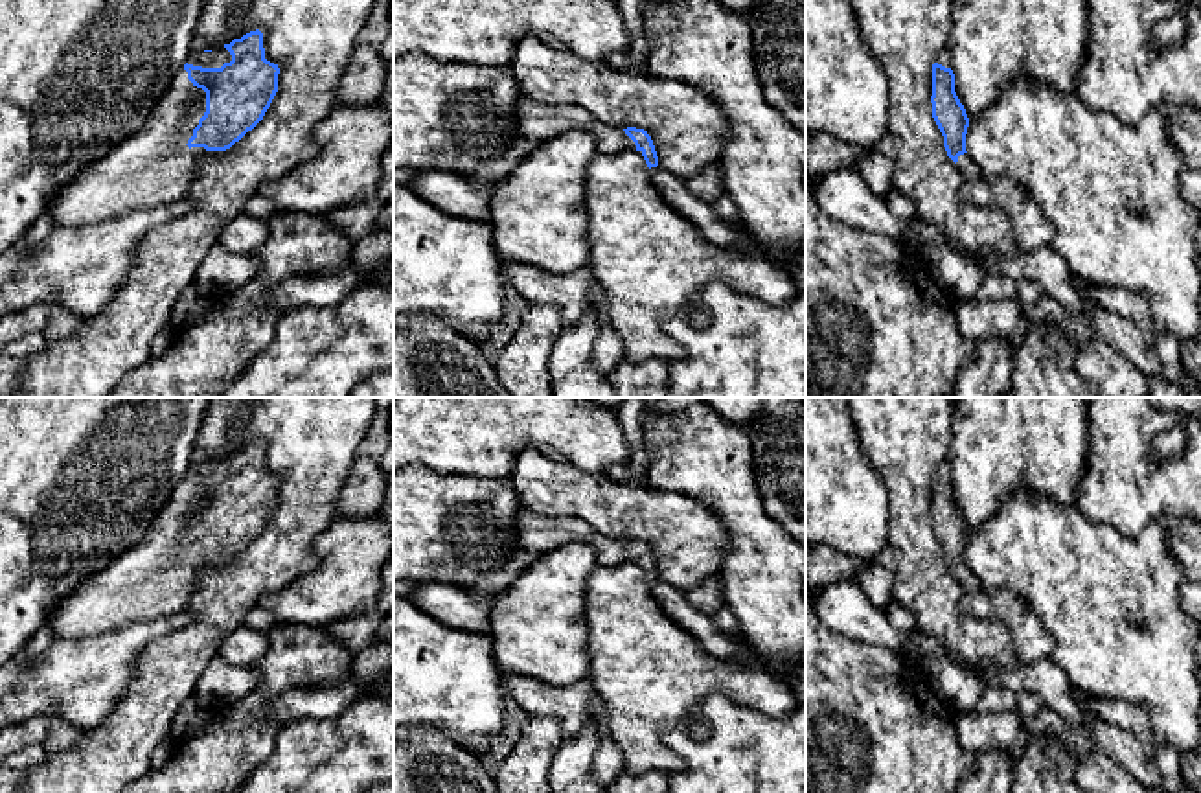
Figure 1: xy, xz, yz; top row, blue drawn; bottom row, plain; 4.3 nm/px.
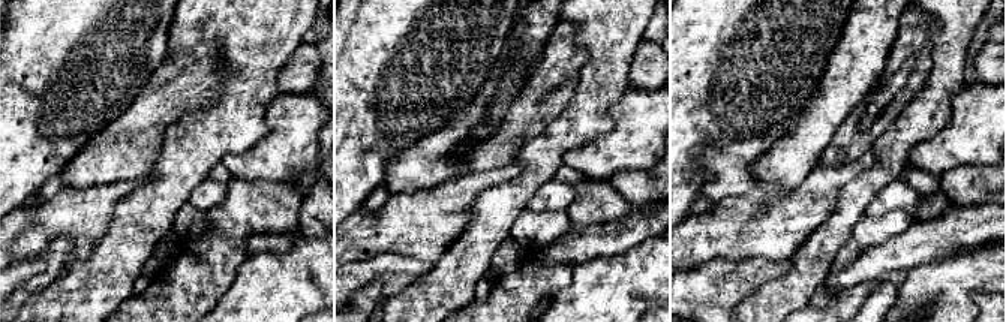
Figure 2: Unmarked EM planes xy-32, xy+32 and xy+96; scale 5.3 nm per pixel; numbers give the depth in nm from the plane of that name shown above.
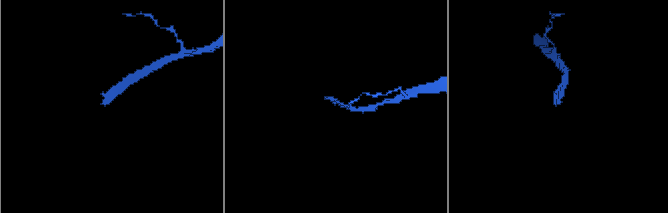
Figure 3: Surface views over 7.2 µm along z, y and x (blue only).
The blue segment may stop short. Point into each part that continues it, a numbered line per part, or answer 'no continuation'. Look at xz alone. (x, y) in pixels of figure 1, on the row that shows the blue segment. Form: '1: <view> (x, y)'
1: xz (536, 120)

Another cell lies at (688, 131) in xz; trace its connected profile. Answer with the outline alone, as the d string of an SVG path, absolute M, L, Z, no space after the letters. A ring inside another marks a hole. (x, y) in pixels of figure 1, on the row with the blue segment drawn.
M535 37L520 39L509 72L524 98L578 105L612 127L644 129L658 166L684 180L717 162L728 138L717 105L686 81L620 72Z

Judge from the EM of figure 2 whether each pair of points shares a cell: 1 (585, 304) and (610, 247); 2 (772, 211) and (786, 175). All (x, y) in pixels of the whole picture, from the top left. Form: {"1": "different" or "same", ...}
{"1": "different", "2": "different"}

